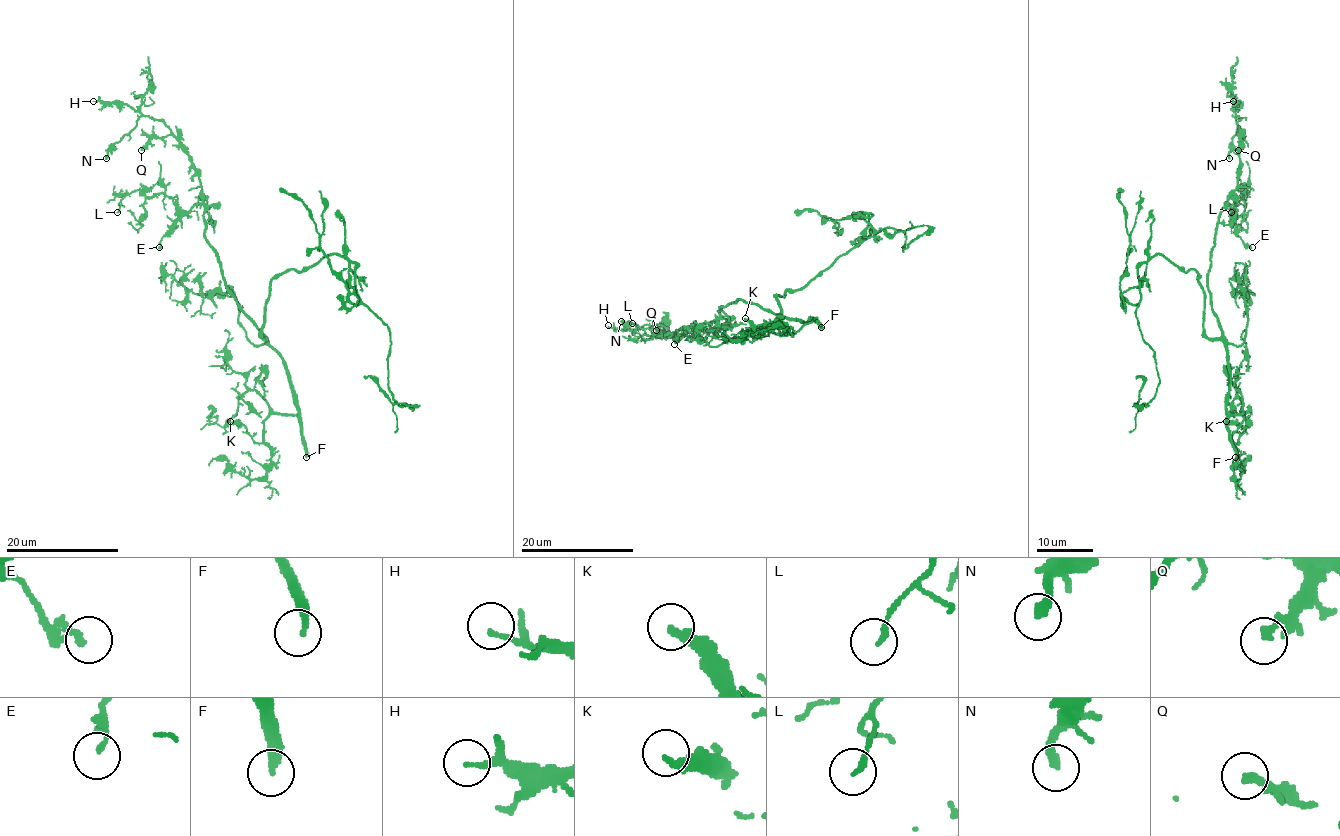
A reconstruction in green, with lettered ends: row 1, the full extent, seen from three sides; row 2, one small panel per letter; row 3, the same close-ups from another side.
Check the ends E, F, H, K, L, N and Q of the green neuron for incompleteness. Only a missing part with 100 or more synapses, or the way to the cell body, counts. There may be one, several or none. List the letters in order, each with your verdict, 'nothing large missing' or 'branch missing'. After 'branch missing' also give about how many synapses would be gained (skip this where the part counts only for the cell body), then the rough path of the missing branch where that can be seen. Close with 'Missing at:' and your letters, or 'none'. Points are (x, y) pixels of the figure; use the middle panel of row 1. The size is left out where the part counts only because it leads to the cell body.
E: nothing large missing
F: branch missing; about 950 synapses; missing branch runs (821, 327), (857, 338), (845, 359), (823, 369), (838, 361), (833, 361), (832, 366), (839, 368), (876, 365)
H: nothing large missing
K: nothing large missing
L: nothing large missing
N: nothing large missing
Q: nothing large missing
Missing at: F

